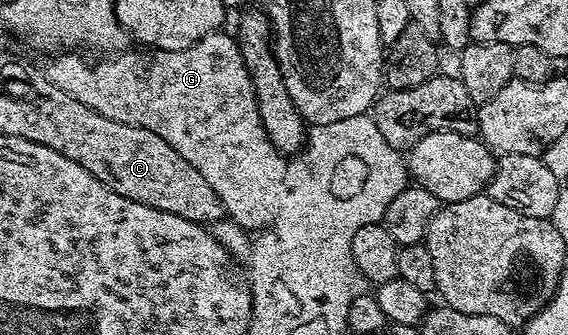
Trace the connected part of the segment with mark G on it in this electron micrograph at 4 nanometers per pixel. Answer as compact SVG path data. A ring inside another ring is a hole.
M233 34L206 35L196 45L179 51L157 49L123 50L121 53L102 57L99 63L85 63L78 53L58 53L44 74L56 89L64 89L68 97L76 97L80 105L88 105L96 113L124 125L143 127L156 137L166 139L188 165L192 165L212 185L216 197L220 197L222 210L233 222L250 233L269 228L278 211L278 202L285 187L284 173L287 160L268 141L264 121L260 121L260 109L256 105L256 93L252 77L245 67L244 57Z

